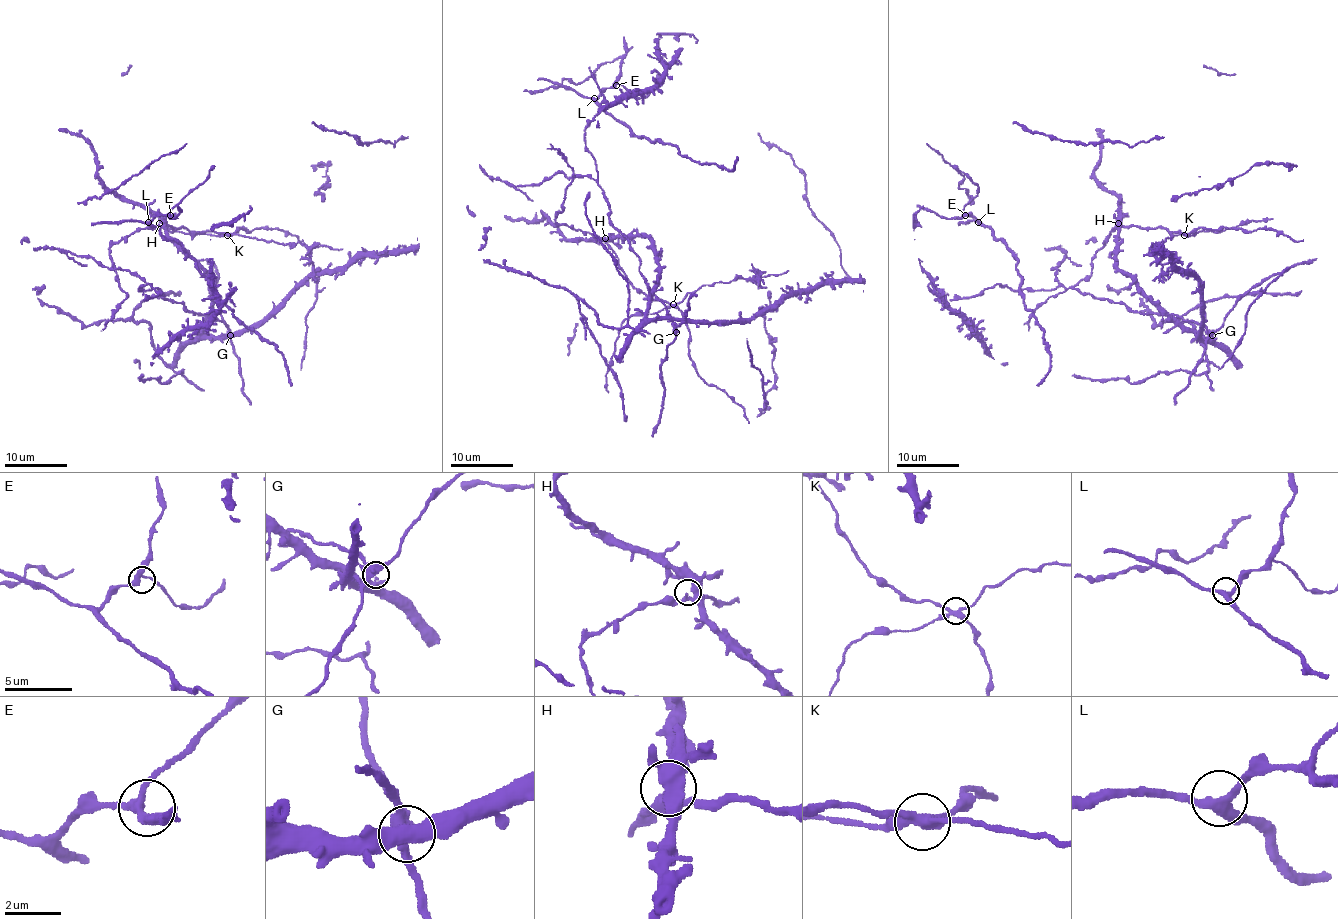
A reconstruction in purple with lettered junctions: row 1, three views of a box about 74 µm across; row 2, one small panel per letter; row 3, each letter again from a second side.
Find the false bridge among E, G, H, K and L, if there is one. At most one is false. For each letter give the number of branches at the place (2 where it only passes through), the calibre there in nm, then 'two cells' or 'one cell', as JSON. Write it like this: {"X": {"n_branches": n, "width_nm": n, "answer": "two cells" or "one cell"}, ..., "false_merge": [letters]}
{"E": {"n_branches": 3, "width_nm": 280, "answer": "one cell"}, "G": {"n_branches": 3, "width_nm": 380, "answer": "one cell"}, "H": {"n_branches": 4, "width_nm": 300, "answer": "one cell"}, "K": {"n_branches": 4, "width_nm": 340, "answer": "two cells"}, "L": {"n_branches": 3, "width_nm": 320, "answer": "one cell"}, "false_merge": ["K"]}

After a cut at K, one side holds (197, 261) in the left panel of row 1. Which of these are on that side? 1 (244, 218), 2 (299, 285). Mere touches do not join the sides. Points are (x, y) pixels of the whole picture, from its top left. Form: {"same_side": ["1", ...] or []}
{"same_side": ["1", "2"]}

